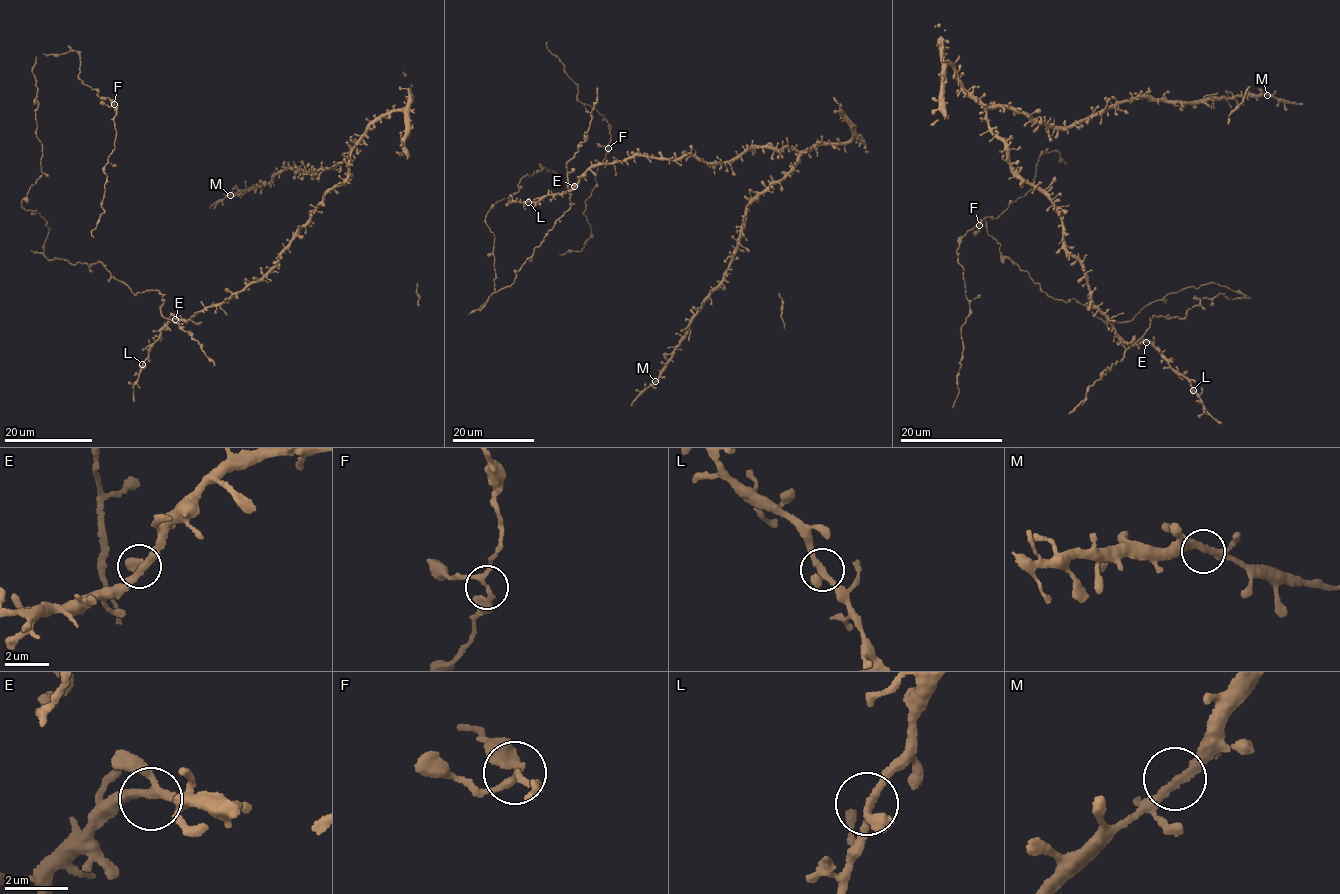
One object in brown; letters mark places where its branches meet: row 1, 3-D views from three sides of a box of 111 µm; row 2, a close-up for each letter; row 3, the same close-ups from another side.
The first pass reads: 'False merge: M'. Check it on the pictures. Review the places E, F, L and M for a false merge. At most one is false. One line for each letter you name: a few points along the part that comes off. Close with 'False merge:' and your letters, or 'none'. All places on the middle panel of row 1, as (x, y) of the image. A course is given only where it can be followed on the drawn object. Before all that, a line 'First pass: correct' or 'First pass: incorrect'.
First pass: incorrect
False merge: none

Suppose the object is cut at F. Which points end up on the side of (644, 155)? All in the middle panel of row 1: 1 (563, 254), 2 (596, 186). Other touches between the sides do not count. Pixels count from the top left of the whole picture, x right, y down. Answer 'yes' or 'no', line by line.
1: no
2: no

